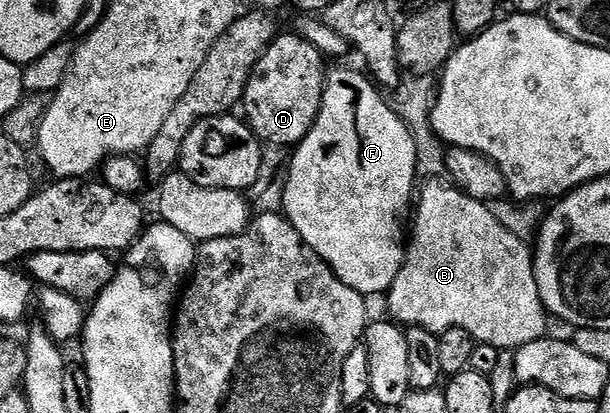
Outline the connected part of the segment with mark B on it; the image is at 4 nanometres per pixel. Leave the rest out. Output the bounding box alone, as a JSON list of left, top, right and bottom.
[387,179,547,350]

